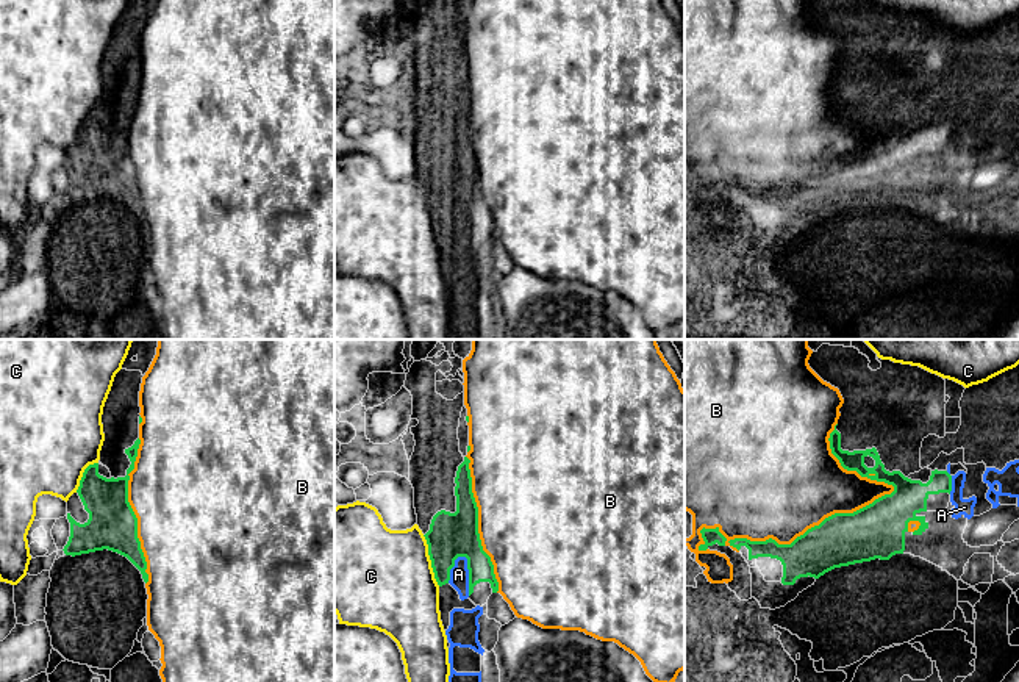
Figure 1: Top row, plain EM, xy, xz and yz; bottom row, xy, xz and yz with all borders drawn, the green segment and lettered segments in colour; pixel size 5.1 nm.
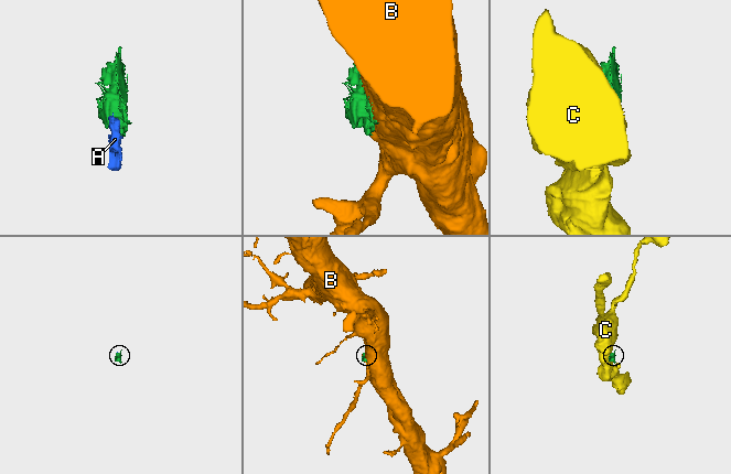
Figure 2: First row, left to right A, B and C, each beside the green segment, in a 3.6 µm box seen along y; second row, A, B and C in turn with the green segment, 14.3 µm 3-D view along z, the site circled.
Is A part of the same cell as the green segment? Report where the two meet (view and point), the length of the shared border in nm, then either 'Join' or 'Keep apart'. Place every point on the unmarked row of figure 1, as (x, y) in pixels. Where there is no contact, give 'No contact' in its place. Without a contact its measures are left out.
Touches green at xz (469, 222). Shared border 220 nm. Join

